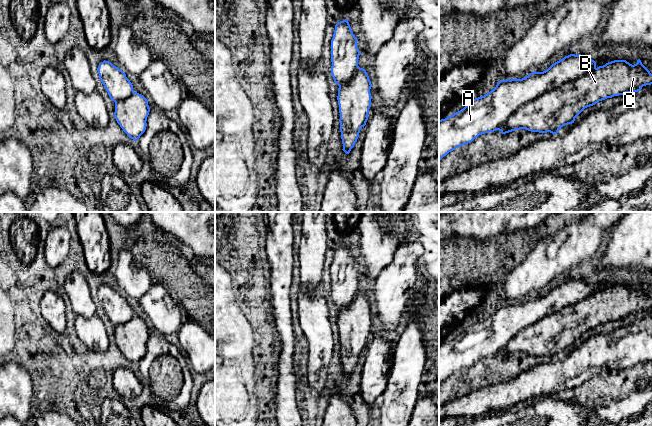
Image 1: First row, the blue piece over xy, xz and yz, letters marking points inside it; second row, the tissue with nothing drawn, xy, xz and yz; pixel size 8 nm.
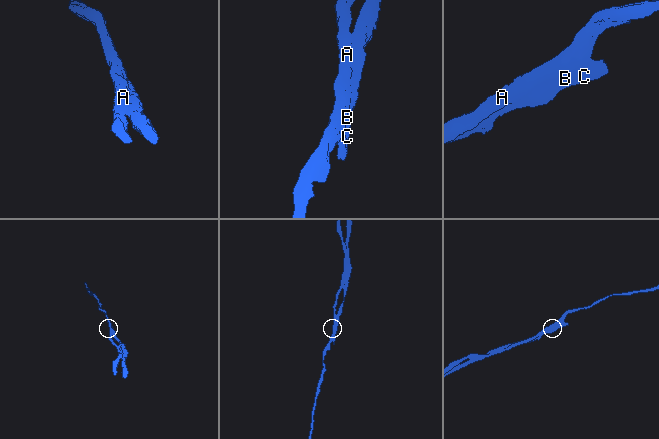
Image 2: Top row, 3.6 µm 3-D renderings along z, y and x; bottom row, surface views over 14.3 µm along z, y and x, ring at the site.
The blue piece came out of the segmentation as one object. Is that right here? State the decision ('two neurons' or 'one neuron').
two neurons

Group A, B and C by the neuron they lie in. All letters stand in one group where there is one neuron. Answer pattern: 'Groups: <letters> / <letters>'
Groups: A / B C

